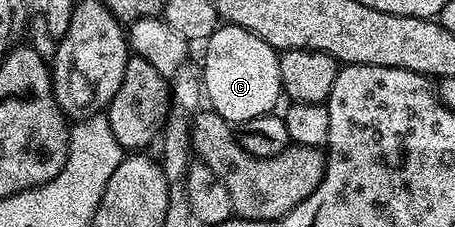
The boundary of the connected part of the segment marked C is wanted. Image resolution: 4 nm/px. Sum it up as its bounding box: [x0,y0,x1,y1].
[202,25,282,125]

